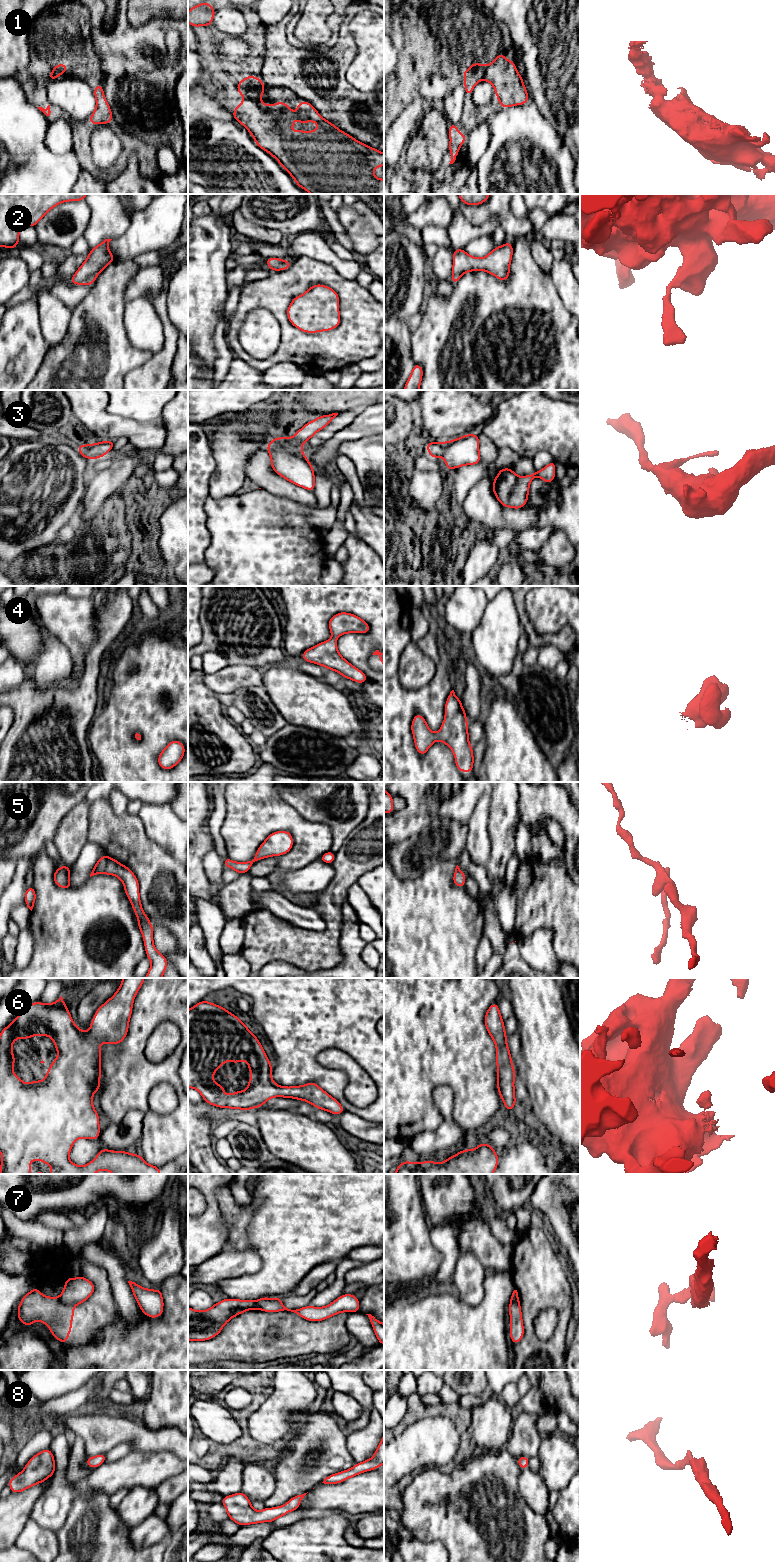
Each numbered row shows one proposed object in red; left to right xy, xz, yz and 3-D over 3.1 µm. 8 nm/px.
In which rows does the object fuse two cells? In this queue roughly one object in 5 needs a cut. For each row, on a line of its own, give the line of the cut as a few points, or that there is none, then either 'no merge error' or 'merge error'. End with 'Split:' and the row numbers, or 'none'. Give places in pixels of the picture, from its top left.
1: no cut | no merge error
2: no cut | no merge error
3: no cut | no merge error
4: no cut | no merge error
5: no cut | no merge error
6: no cut | no merge error
7: xy (58, 1298), (64, 1304), (71, 1304), (73, 1306) | merge error
8: no cut | no merge error
Split: 7

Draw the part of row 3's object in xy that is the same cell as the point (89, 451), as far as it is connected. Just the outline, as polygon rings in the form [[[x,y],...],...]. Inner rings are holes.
[[[100,441],[95,444],[77,445],[77,450],[86,459],[97,459],[104,457],[115,444],[115,441]]]

